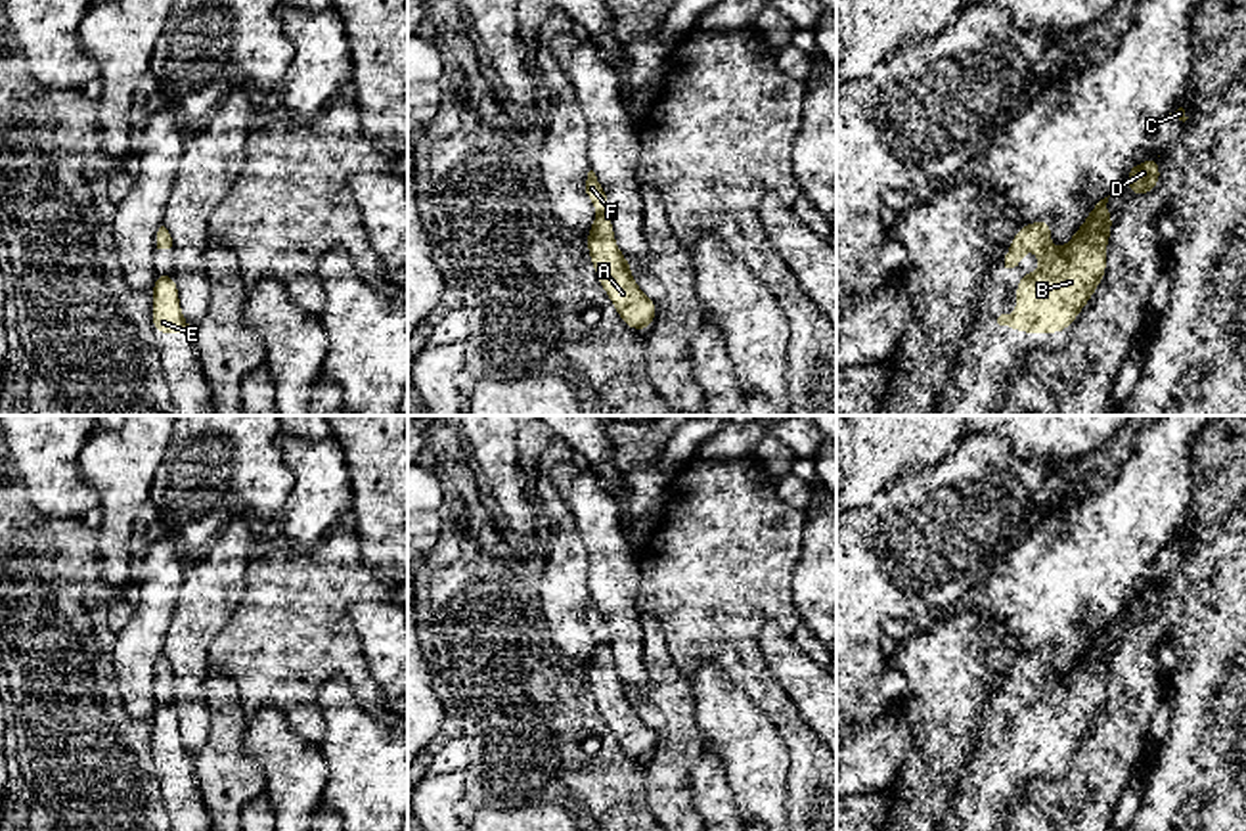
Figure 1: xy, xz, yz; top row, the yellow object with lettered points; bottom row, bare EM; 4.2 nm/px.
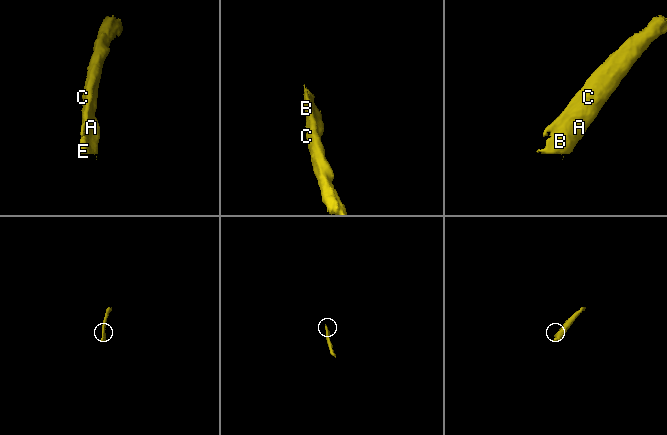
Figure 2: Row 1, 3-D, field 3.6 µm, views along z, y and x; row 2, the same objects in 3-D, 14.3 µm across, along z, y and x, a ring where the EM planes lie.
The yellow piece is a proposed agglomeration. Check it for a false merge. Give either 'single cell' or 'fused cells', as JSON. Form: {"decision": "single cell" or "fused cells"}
{"decision": "single cell"}

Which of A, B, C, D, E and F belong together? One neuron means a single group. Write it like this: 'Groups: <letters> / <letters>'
Groups: A B C D E F

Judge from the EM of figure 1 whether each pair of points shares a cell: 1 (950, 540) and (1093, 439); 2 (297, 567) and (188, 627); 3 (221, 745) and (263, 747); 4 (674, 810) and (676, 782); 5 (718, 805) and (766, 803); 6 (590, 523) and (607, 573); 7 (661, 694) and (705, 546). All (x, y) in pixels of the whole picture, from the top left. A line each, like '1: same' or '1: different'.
1: different
2: different
3: different
4: same
5: different
6: same
7: different

